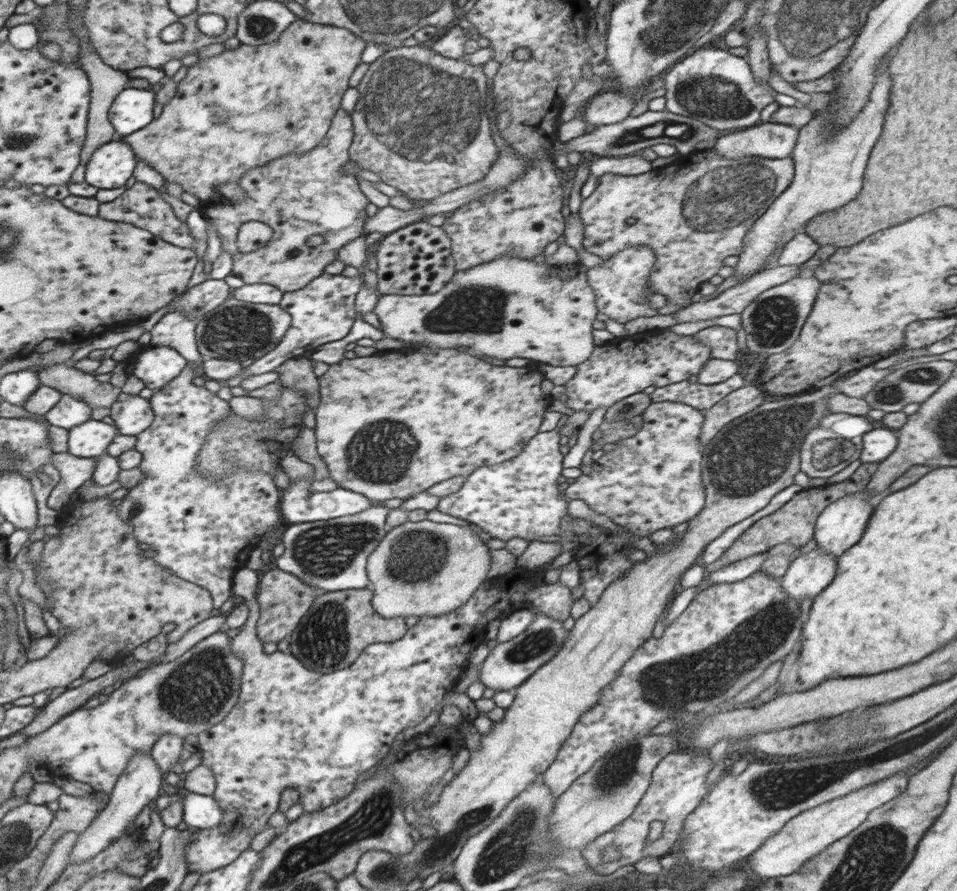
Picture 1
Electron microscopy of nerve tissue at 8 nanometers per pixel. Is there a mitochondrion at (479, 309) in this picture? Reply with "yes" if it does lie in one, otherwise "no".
yes

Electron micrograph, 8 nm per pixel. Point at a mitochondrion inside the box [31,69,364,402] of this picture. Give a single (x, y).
(238, 330)

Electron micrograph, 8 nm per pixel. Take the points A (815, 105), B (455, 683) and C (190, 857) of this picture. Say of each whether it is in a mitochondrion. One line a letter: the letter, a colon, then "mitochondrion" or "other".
A: other
B: other
C: other

